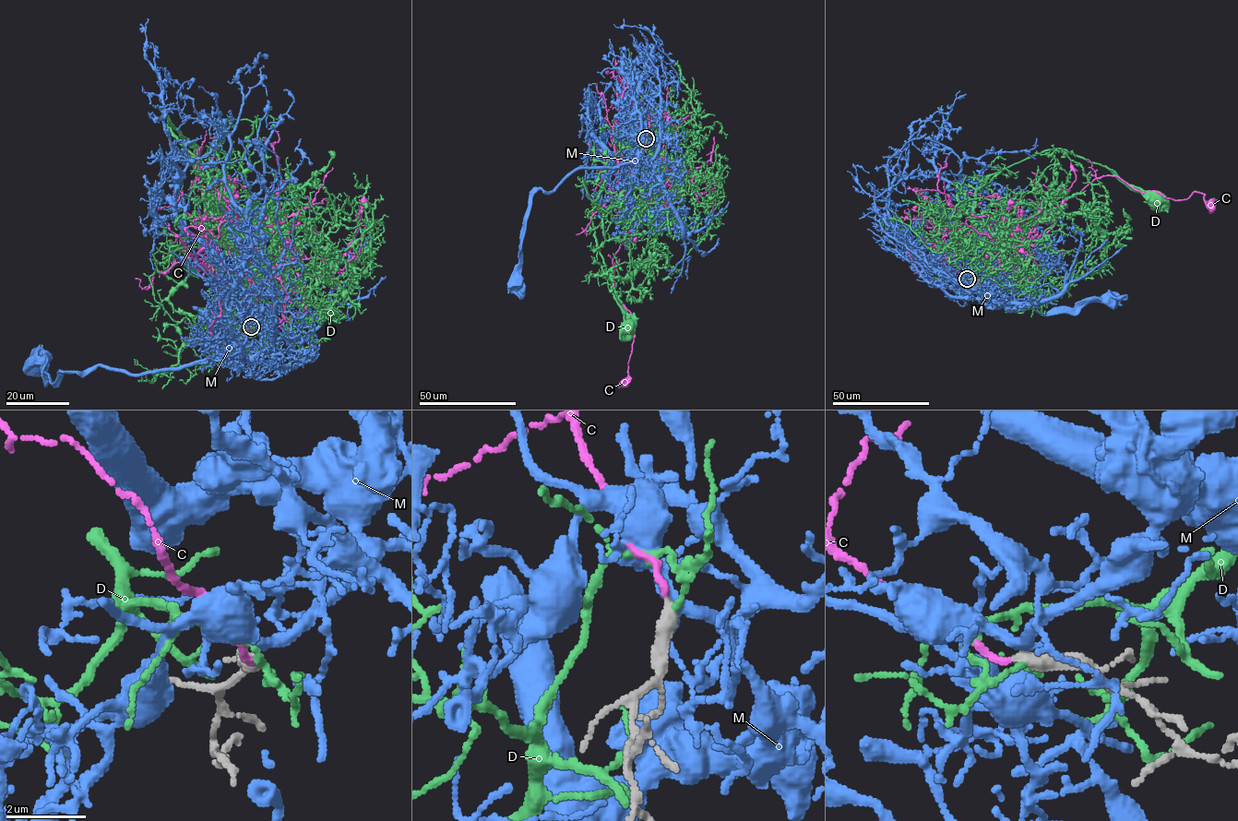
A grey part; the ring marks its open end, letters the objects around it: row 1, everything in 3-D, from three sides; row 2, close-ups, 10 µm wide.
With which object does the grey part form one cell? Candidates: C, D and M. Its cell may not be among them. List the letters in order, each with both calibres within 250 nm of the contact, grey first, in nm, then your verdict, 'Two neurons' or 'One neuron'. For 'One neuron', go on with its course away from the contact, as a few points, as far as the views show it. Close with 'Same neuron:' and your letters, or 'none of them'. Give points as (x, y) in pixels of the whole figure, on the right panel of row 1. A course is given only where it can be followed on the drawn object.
C: Thickness 360 nm (grey) against 160 nm. One neuron. Its course: (967, 279), (926, 235), (1036, 237), (1105, 175), (1175, 200), (1199, 192), (1211, 205)
D: Thickness 400 nm (grey) against 90 nm. Two neurons
M: Thickness 380 nm (grey) against 300 nm. Two neurons
Same neuron: C

